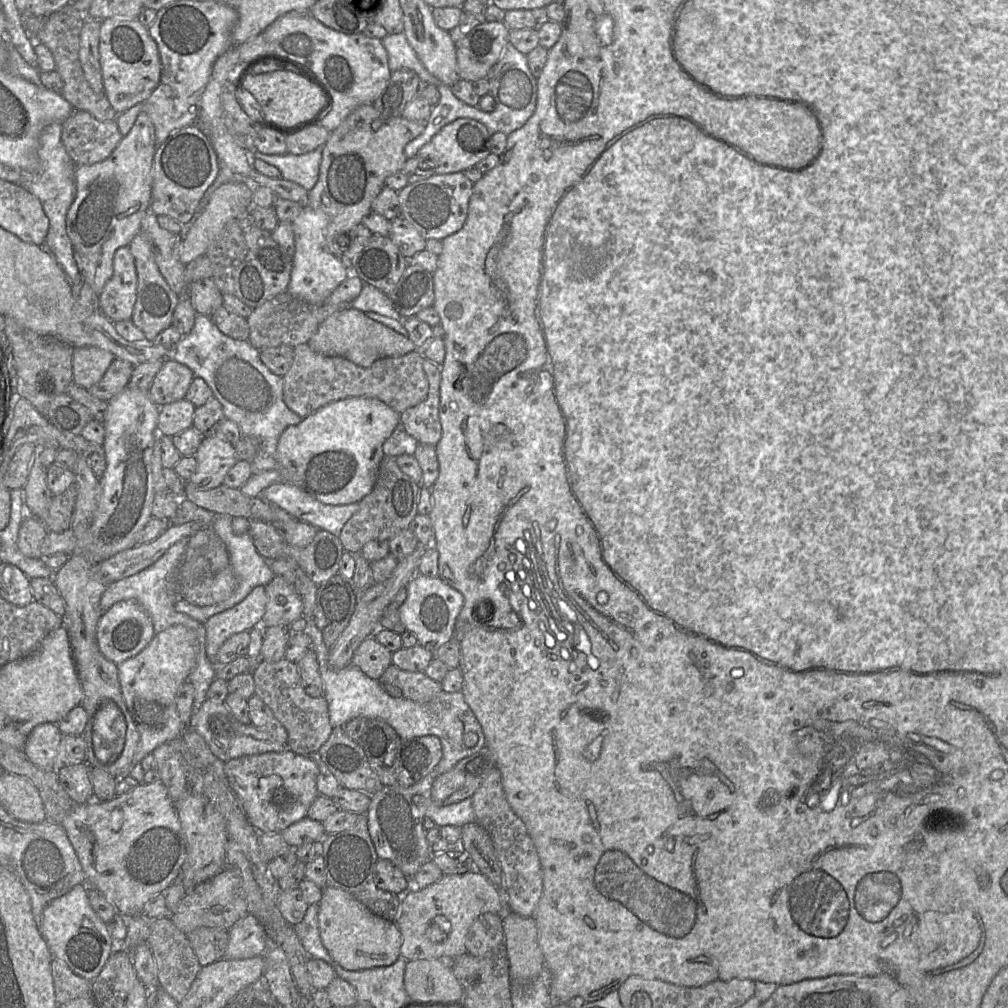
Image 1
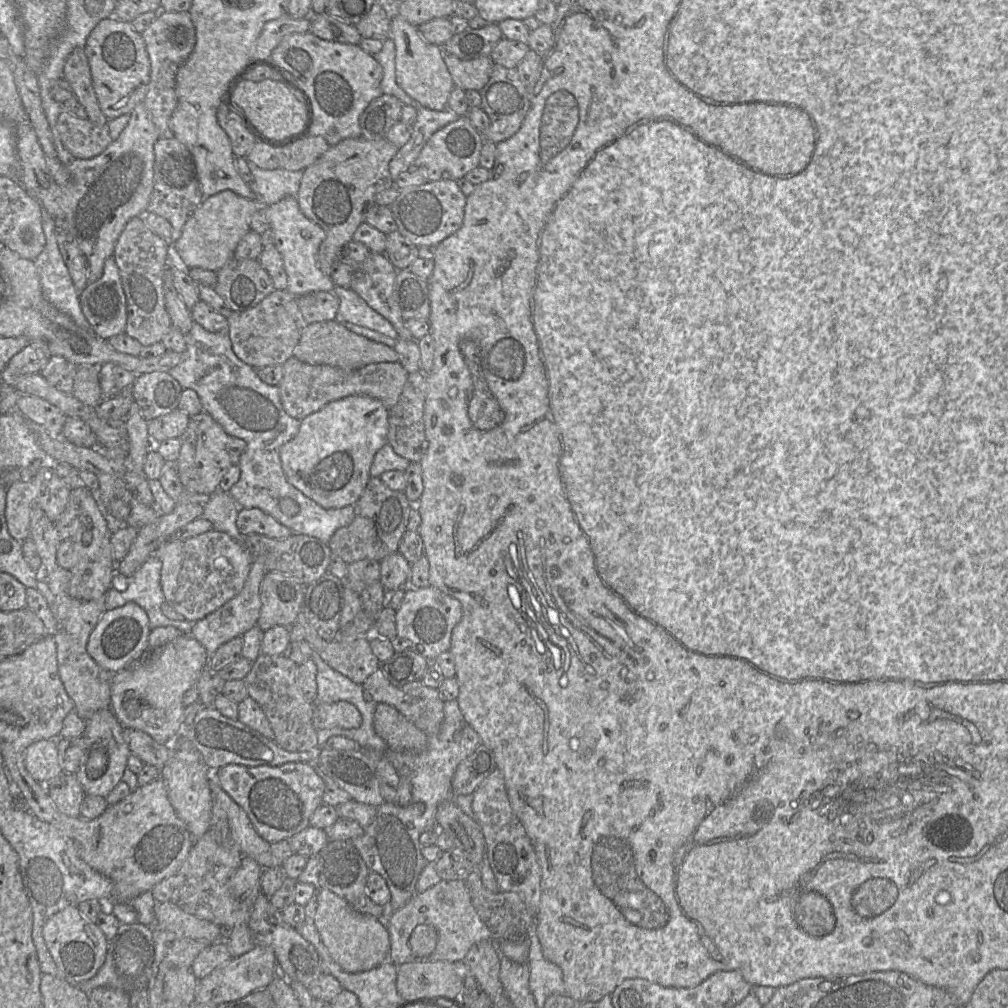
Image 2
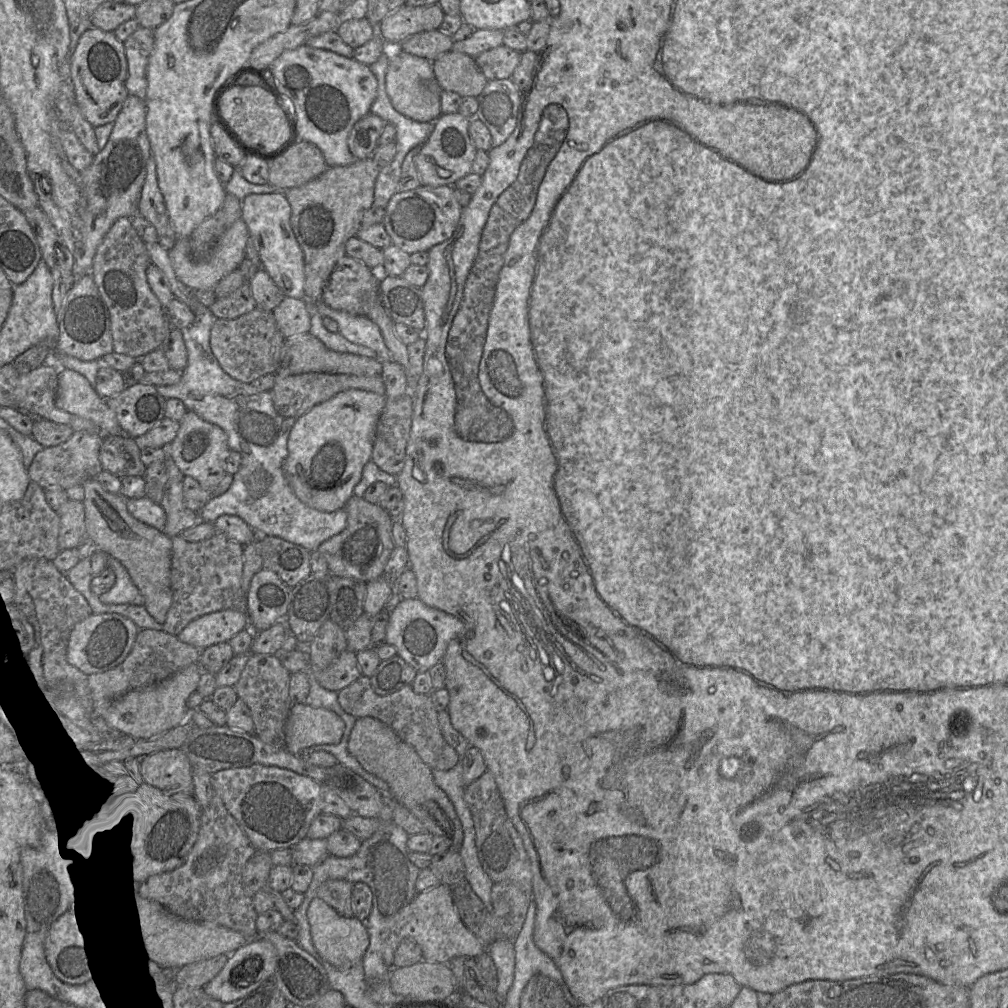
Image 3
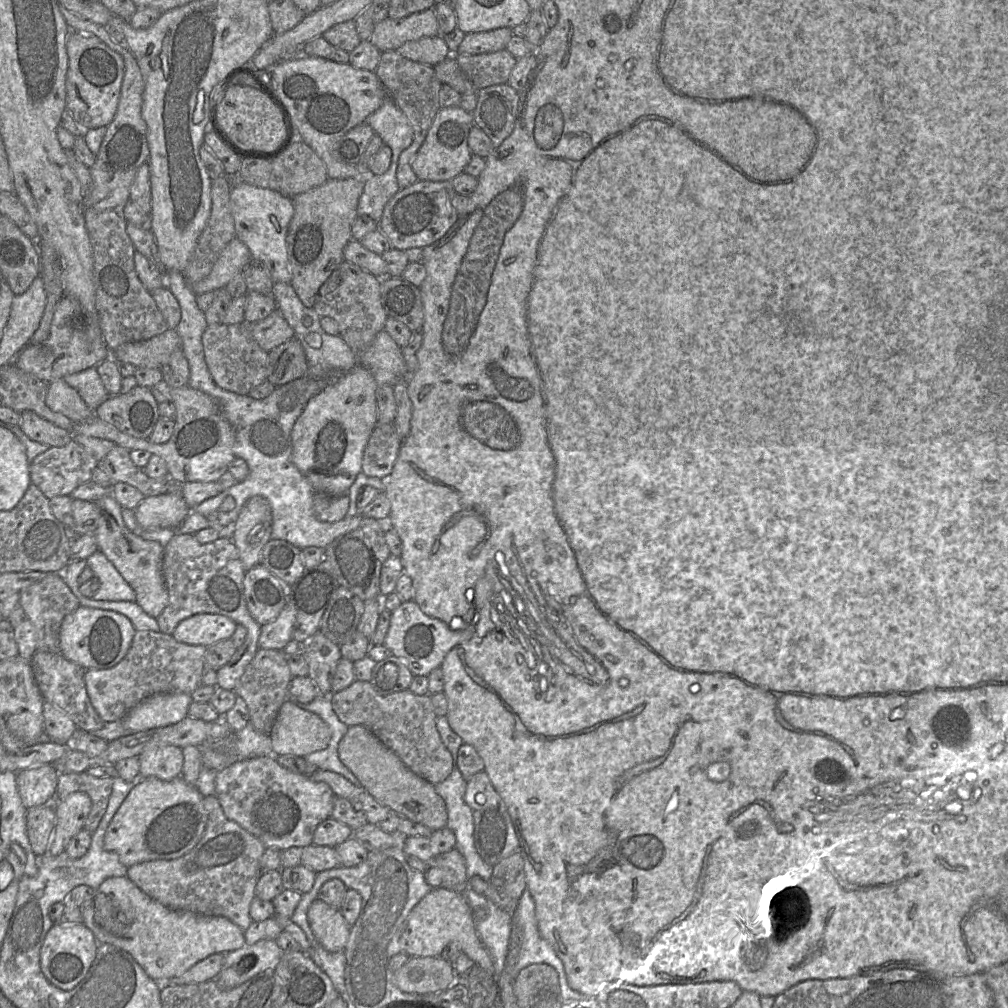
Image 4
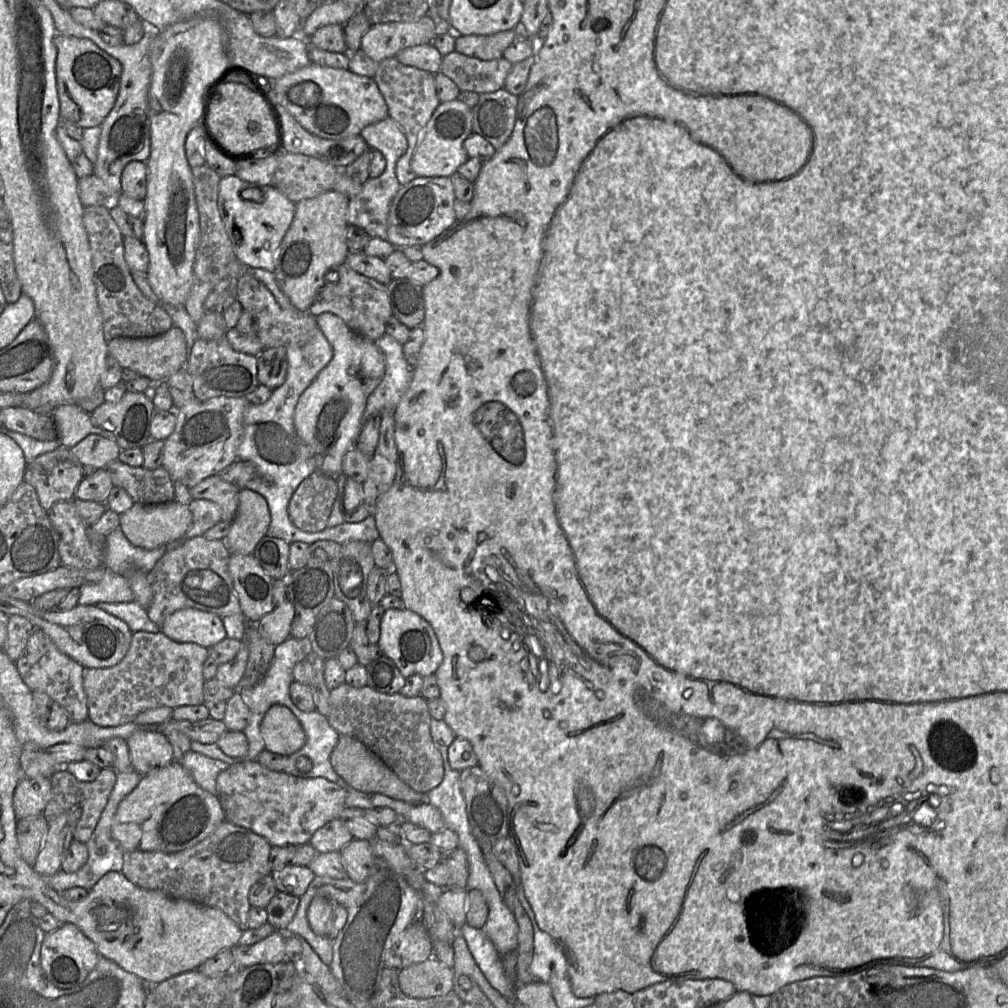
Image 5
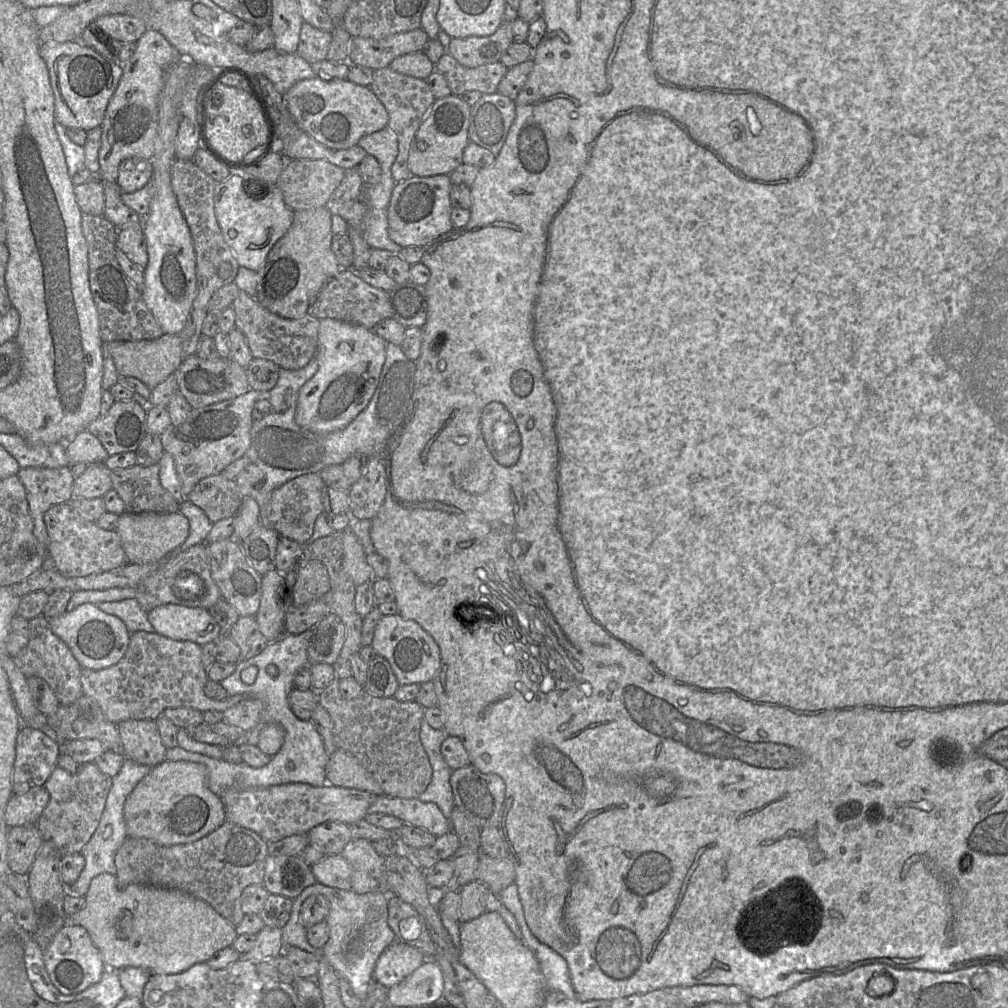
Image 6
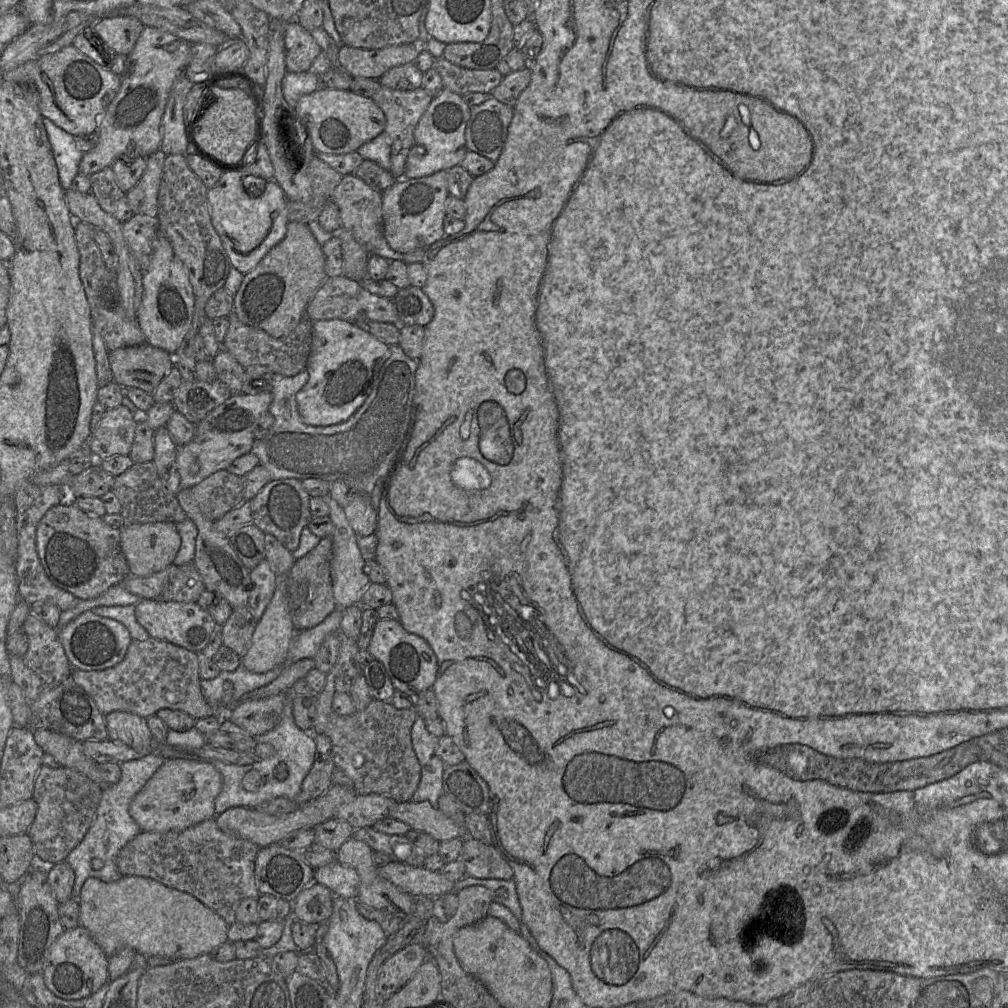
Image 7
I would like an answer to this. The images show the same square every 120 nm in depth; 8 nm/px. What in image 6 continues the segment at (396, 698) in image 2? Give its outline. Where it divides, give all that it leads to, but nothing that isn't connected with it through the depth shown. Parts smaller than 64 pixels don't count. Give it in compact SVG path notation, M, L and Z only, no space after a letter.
M339 679L318 692L318 704L327 710L332 721L337 749L355 756L382 789L382 795L418 798L432 779L432 767L420 741L420 726L425 708L416 701L402 702L394 697L379 698L366 692L350 700L342 698Z

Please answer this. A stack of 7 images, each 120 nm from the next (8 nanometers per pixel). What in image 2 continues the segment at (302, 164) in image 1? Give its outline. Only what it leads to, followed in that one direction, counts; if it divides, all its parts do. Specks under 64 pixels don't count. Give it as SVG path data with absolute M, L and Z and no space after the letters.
M248 160L247 163L254 176L250 182L251 190L259 204L270 205L287 196L296 197L303 170L289 171L281 167L265 170Z

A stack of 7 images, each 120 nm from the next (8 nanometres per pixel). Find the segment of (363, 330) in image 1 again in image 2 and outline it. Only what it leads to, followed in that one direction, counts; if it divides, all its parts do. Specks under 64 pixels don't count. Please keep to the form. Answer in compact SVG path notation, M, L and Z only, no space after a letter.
M338 321L317 322L305 326L293 351L293 357L310 365L328 365L350 371L370 364L399 361L399 355L394 348L358 335Z

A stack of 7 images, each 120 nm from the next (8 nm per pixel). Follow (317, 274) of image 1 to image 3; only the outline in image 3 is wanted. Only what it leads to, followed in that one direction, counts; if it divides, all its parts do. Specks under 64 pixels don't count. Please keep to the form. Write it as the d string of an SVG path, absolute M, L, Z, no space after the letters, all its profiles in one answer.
M285 191L250 194L241 202L241 217L249 235L259 239L260 260L285 297L301 299L305 295L304 254L293 232L291 205Z

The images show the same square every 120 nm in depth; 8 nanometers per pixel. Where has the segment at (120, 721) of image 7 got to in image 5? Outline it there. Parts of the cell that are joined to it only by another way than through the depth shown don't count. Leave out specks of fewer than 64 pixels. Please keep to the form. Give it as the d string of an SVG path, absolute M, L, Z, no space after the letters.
M142 728L126 739L132 769L146 775L173 761L173 748L160 728Z

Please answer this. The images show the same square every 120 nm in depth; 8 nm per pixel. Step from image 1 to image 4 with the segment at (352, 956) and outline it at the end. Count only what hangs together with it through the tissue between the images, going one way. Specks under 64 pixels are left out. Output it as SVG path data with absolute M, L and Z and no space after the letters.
M315 899L307 912L309 926L317 942L328 952L343 951L350 928L340 910Z

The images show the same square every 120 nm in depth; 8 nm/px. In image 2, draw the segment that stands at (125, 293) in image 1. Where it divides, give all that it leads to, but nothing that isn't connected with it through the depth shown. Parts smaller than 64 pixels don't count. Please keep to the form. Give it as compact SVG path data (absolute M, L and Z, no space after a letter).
M112 255L106 259L100 278L87 284L79 293L79 303L84 317L99 338L109 340L124 333L126 296Z

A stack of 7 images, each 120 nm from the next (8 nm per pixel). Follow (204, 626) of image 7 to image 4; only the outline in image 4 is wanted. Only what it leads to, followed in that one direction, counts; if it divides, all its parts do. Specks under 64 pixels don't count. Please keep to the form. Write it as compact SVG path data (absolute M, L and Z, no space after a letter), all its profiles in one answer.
M196 614L182 620L172 636L181 643L209 647L230 639L237 625L229 617L220 614Z

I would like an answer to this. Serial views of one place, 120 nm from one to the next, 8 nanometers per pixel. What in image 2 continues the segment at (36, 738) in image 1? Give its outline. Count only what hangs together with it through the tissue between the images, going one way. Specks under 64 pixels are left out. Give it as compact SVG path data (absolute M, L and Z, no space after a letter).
M57 739L39 740L26 749L25 765L39 783L48 784L61 773Z

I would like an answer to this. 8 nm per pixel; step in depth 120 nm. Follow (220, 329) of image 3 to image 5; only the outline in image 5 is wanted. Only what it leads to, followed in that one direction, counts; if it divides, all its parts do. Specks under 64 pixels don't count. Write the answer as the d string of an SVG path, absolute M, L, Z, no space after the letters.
M225 338L217 340L198 339L193 345L185 365L193 385L194 397L204 401L211 398L246 397L260 385L257 378L258 358L235 351Z

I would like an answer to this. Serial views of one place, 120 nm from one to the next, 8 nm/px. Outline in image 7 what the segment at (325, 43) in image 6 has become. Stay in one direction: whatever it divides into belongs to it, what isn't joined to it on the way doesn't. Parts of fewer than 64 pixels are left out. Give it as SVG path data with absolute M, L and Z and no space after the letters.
M296 20L284 25L286 72L306 72L322 52L310 32Z

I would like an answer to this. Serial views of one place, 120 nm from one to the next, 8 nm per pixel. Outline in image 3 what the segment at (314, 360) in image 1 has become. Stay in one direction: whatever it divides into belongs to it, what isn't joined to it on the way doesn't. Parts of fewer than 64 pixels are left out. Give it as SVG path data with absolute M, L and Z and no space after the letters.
M280 370L277 373L274 387L270 392L272 394L275 409L280 415L283 417L299 418L317 404L327 401L336 394L350 389L361 389L383 396L386 395L386 386L380 375L357 376L320 372L290 375L286 370Z

